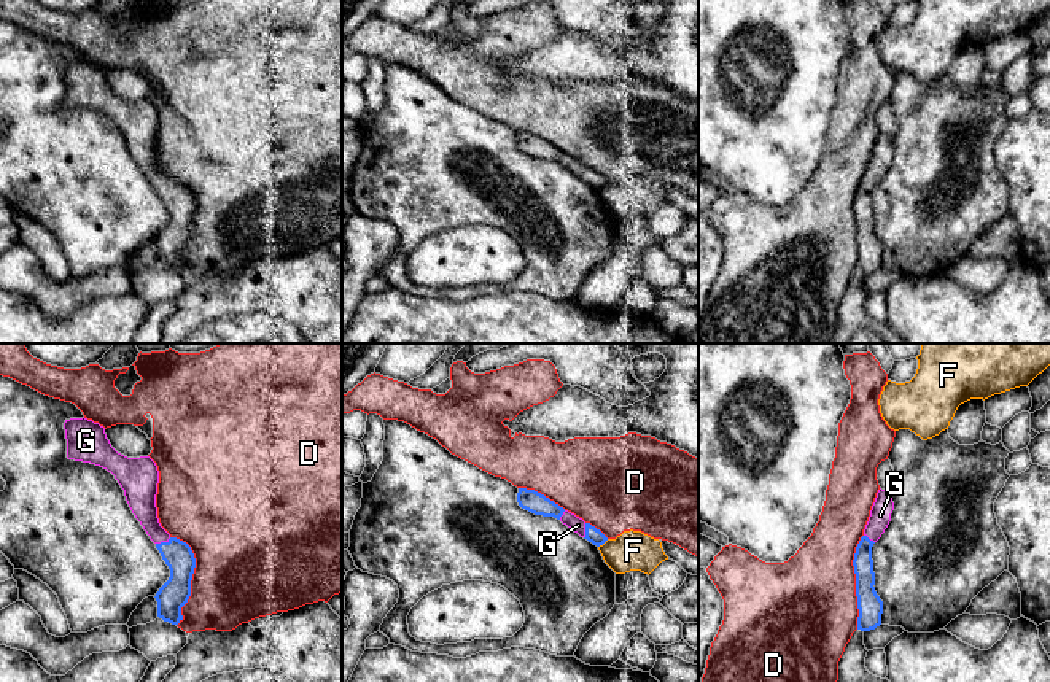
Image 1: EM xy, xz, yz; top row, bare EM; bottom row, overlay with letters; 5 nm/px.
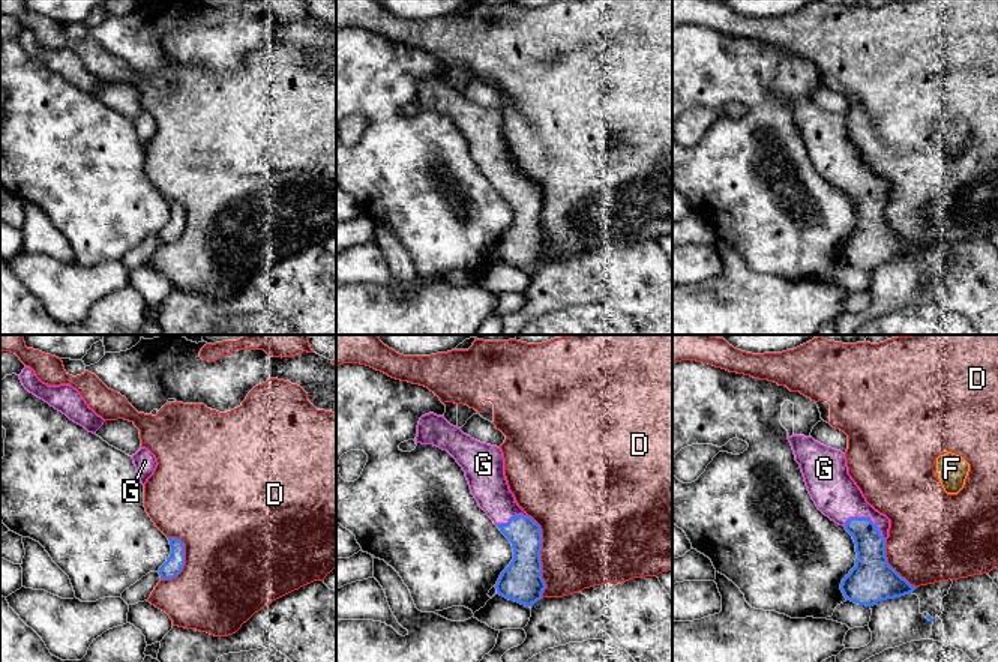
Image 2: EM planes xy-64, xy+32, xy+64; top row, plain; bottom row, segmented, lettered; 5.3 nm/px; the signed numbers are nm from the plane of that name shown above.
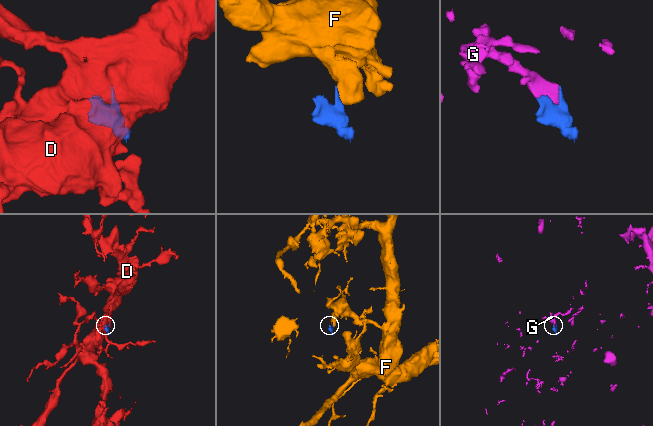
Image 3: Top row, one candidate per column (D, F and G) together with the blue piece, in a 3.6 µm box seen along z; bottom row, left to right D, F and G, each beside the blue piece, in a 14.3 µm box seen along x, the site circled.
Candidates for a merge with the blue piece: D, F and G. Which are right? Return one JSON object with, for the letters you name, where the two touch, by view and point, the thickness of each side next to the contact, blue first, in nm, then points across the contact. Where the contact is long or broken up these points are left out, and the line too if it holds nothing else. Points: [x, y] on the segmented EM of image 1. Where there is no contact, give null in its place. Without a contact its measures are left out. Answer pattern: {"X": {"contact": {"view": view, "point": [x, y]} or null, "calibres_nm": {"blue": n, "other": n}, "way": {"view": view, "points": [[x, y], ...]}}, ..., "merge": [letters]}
{"G": {"contact": {"view": "xy", "point": [163, 542]}, "calibres_nm": {"blue": 150, "other": 140}}, "merge": ["G"]}

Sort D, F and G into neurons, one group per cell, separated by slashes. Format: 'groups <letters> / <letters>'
groups D / F / G

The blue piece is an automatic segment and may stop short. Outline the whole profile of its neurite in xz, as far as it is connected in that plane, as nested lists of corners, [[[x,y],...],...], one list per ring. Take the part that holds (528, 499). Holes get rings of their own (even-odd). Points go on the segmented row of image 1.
[[[519,488],[517,502],[522,509],[535,515],[554,517],[560,520],[563,525],[566,525],[581,537],[587,539],[597,547],[603,545],[608,541],[608,537],[600,529],[597,529],[590,523],[585,523],[582,518],[565,510],[563,507],[535,490]]]

